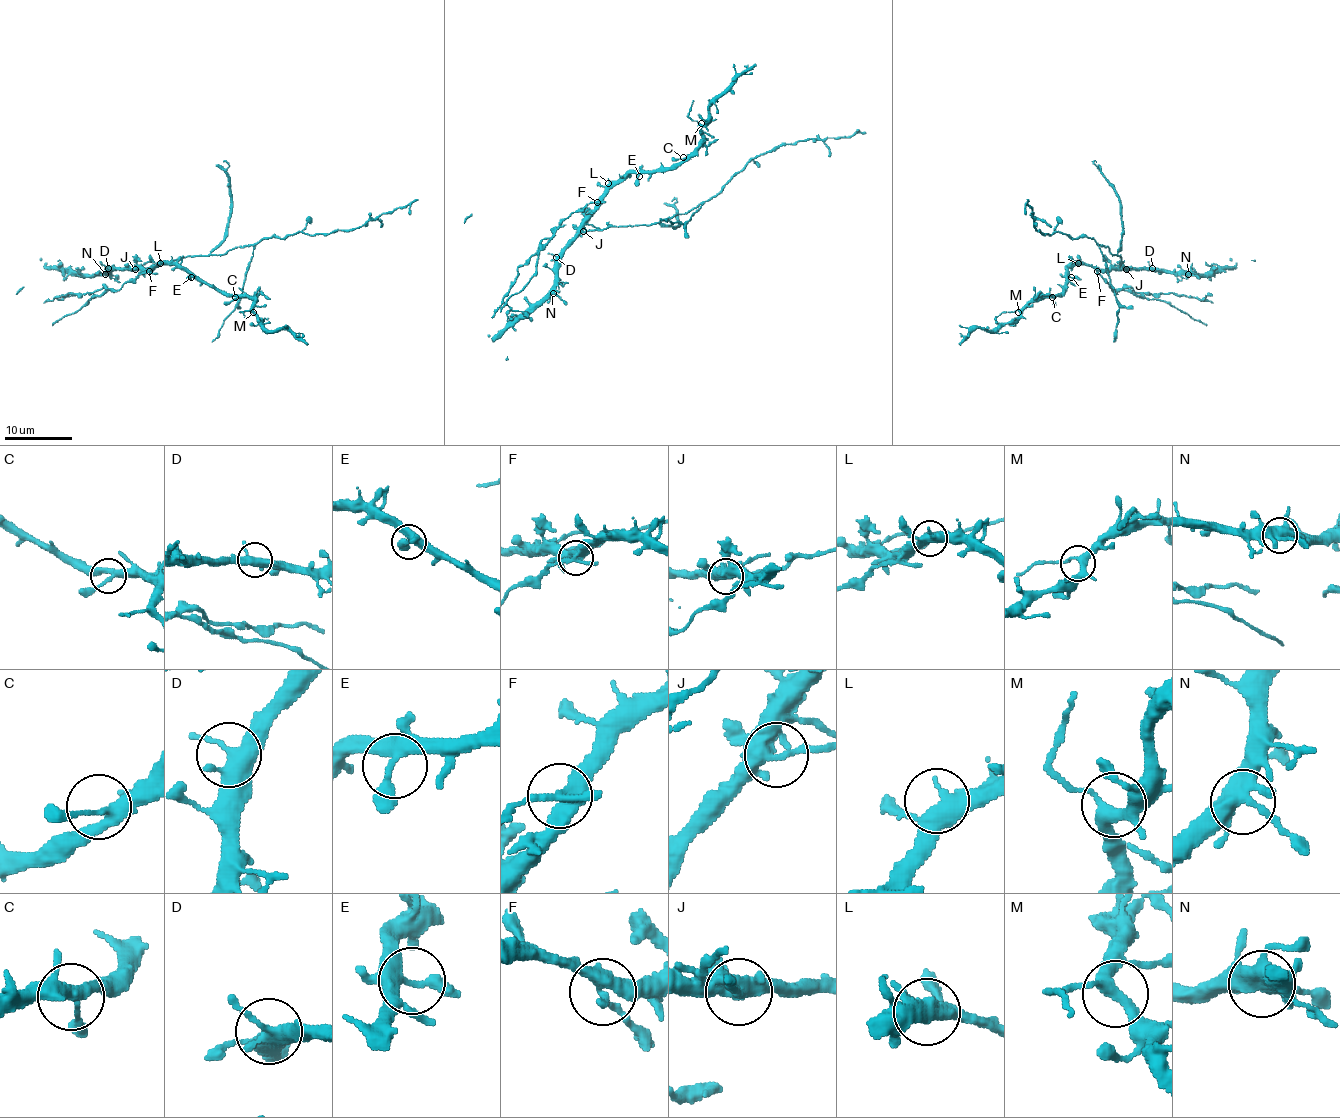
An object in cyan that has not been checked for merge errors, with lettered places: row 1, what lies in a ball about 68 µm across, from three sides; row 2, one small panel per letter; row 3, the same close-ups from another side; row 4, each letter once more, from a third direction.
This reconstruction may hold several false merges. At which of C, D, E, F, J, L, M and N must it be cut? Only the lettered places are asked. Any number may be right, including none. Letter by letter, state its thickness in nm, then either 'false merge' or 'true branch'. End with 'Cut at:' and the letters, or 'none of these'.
C: 280 nm | true branch
D: 400 nm | true branch
E: 320 nm | true branch
F: 400 nm | false merge
J: 400 nm | false merge
L: 400 nm | true branch
M: 320 nm | true branch
N: 440 nm | true branch
Cut at: F, J

